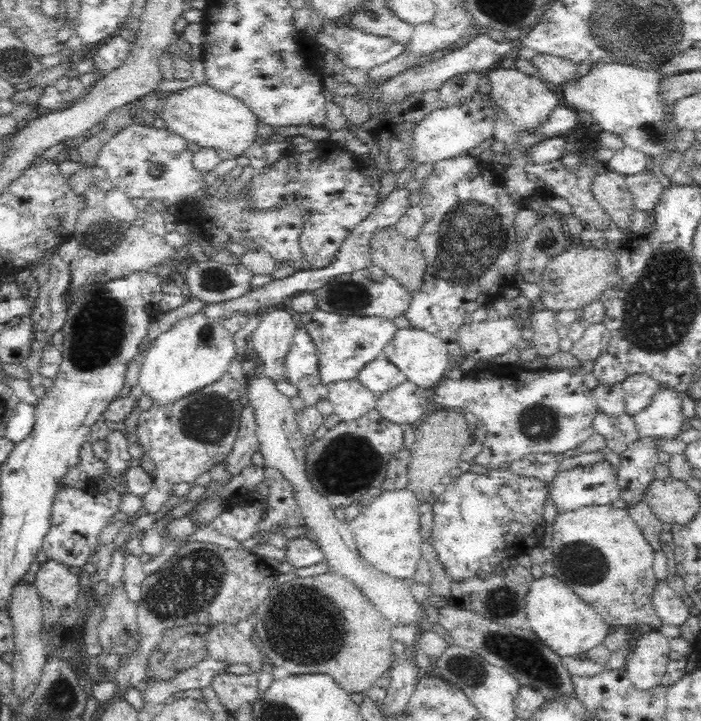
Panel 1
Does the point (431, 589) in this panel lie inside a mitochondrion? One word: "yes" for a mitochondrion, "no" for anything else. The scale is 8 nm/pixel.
no

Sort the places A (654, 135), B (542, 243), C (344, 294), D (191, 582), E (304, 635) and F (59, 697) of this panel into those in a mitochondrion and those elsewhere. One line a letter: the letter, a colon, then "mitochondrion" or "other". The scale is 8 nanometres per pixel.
A: mitochondrion
B: mitochondrion
C: mitochondrion
D: mitochondrion
E: mitochondrion
F: mitochondrion

